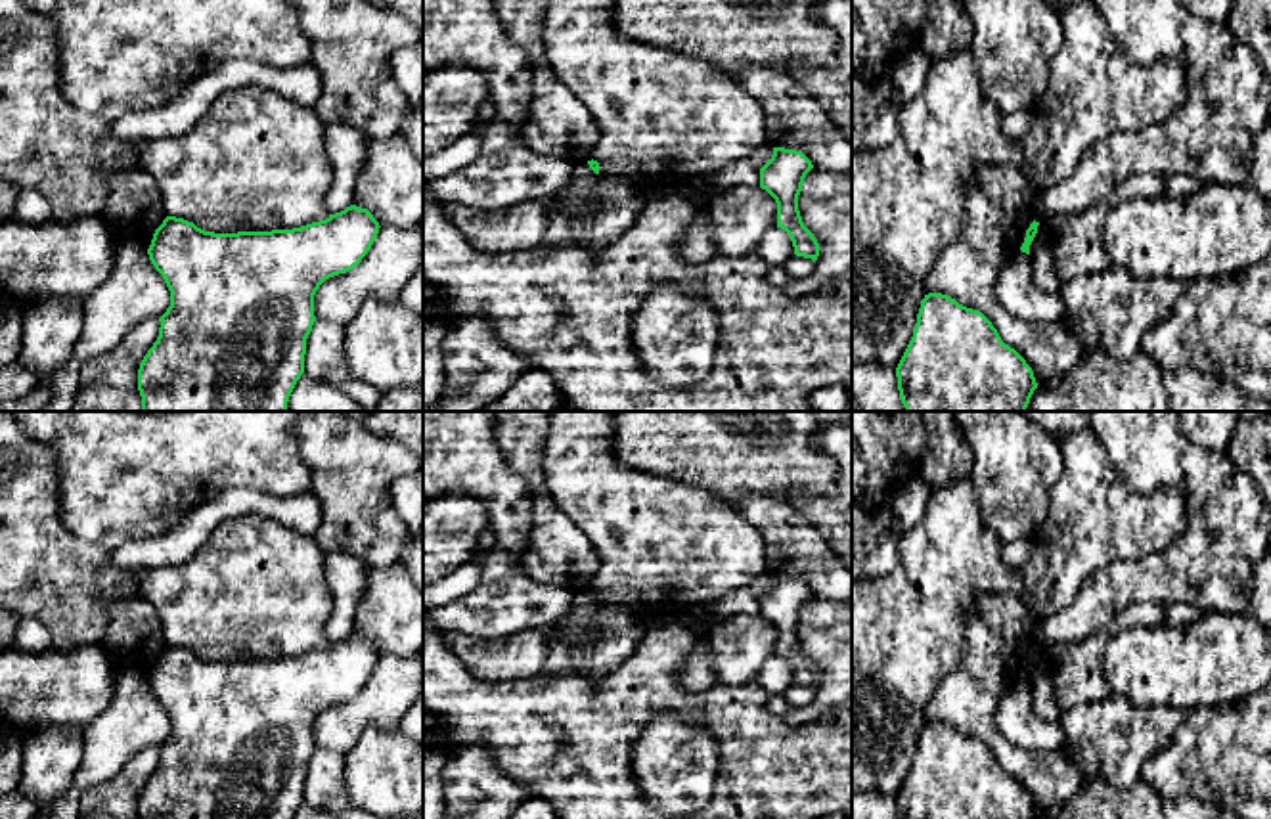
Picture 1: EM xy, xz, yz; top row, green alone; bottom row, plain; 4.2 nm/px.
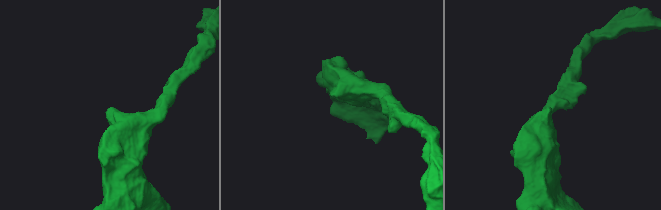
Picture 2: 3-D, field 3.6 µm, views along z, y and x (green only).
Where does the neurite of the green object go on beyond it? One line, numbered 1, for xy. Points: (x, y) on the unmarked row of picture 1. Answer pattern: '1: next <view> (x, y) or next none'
1: next none

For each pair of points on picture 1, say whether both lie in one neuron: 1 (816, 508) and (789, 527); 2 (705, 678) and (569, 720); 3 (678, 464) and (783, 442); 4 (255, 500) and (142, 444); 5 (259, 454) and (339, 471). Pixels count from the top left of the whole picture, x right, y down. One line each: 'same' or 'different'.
1: different
2: different
3: same
4: different
5: different

